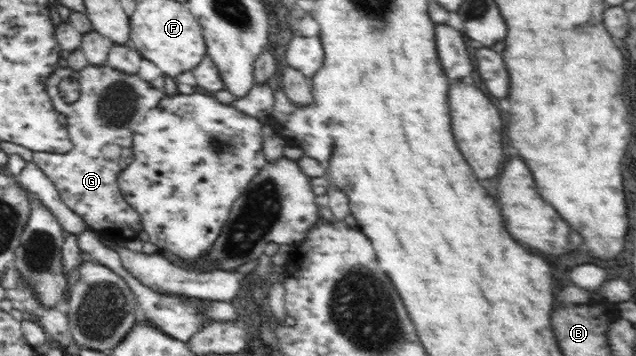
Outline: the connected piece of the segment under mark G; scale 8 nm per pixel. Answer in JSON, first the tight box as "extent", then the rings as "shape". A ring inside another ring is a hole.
{"extent":[33,64,164,241],"shape":[[[105,64],[101,67],[88,65],[84,70],[76,72],[68,67],[58,67],[55,73],[48,79],[46,89],[53,102],[56,112],[64,114],[67,118],[67,132],[73,148],[66,153],[33,152],[33,162],[52,181],[58,190],[62,202],[77,213],[91,229],[98,235],[109,239],[122,241],[135,238],[140,230],[143,230],[140,214],[125,200],[124,194],[117,185],[120,173],[132,161],[132,149],[130,149],[130,129],[138,119],[144,117],[144,113],[158,105],[158,101],[164,99],[164,88],[154,88],[138,74],[124,74]],[[66,78],[72,78],[80,85],[80,98],[75,103],[60,101],[58,92],[59,83]]]}

